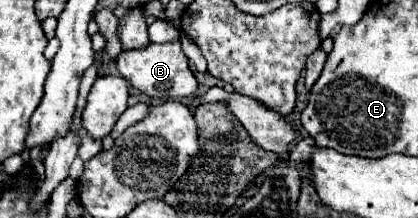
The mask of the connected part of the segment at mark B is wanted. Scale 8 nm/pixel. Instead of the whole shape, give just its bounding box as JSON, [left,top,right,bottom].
[117,41,197,101]

